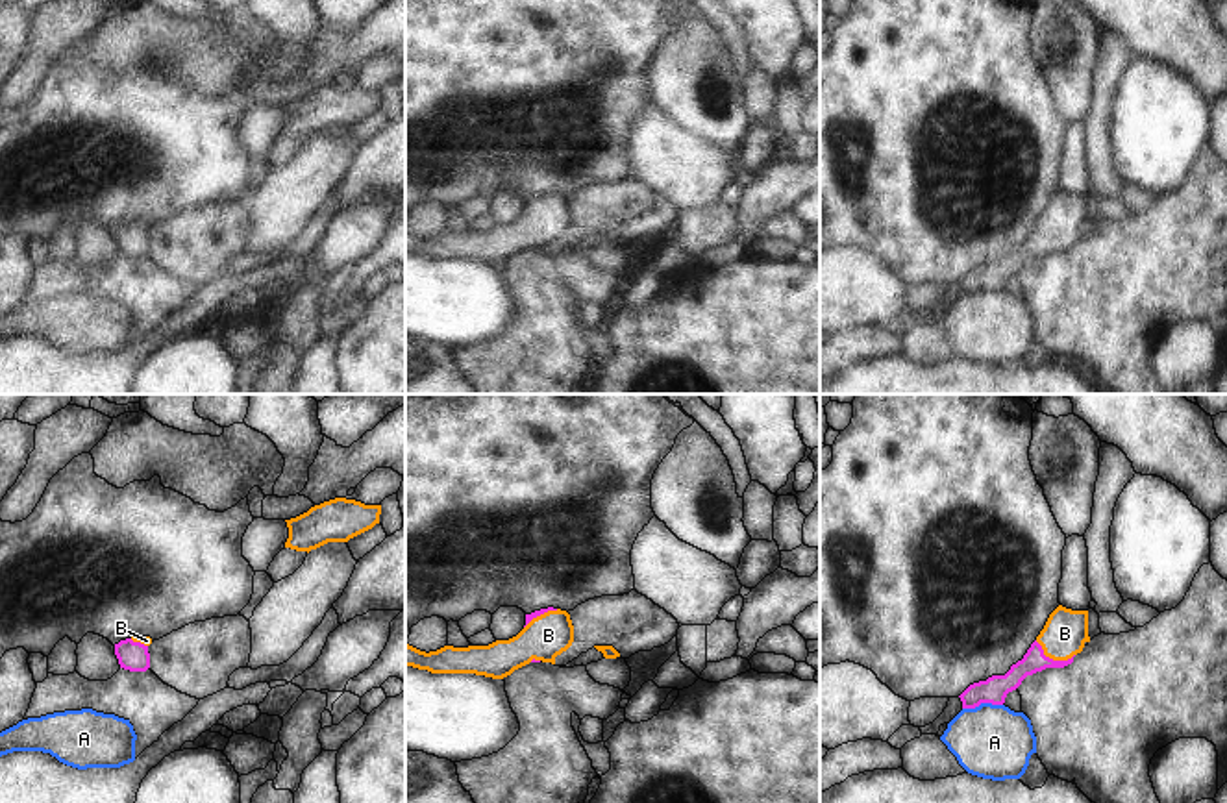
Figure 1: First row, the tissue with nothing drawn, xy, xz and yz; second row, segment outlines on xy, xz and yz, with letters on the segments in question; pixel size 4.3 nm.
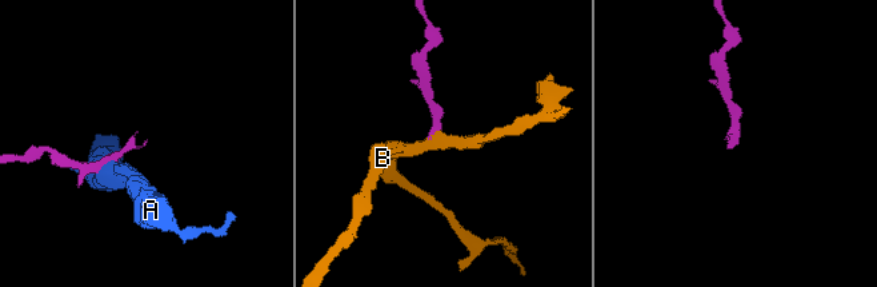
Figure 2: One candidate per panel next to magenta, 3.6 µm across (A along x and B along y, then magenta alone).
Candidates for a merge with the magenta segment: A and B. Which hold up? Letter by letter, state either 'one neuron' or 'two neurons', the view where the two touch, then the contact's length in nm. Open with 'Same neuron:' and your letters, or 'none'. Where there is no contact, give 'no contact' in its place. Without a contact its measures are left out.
Same neuron: B
A: two neurons | yz | 180 nm
B: one neuron | yz | 190 nm

